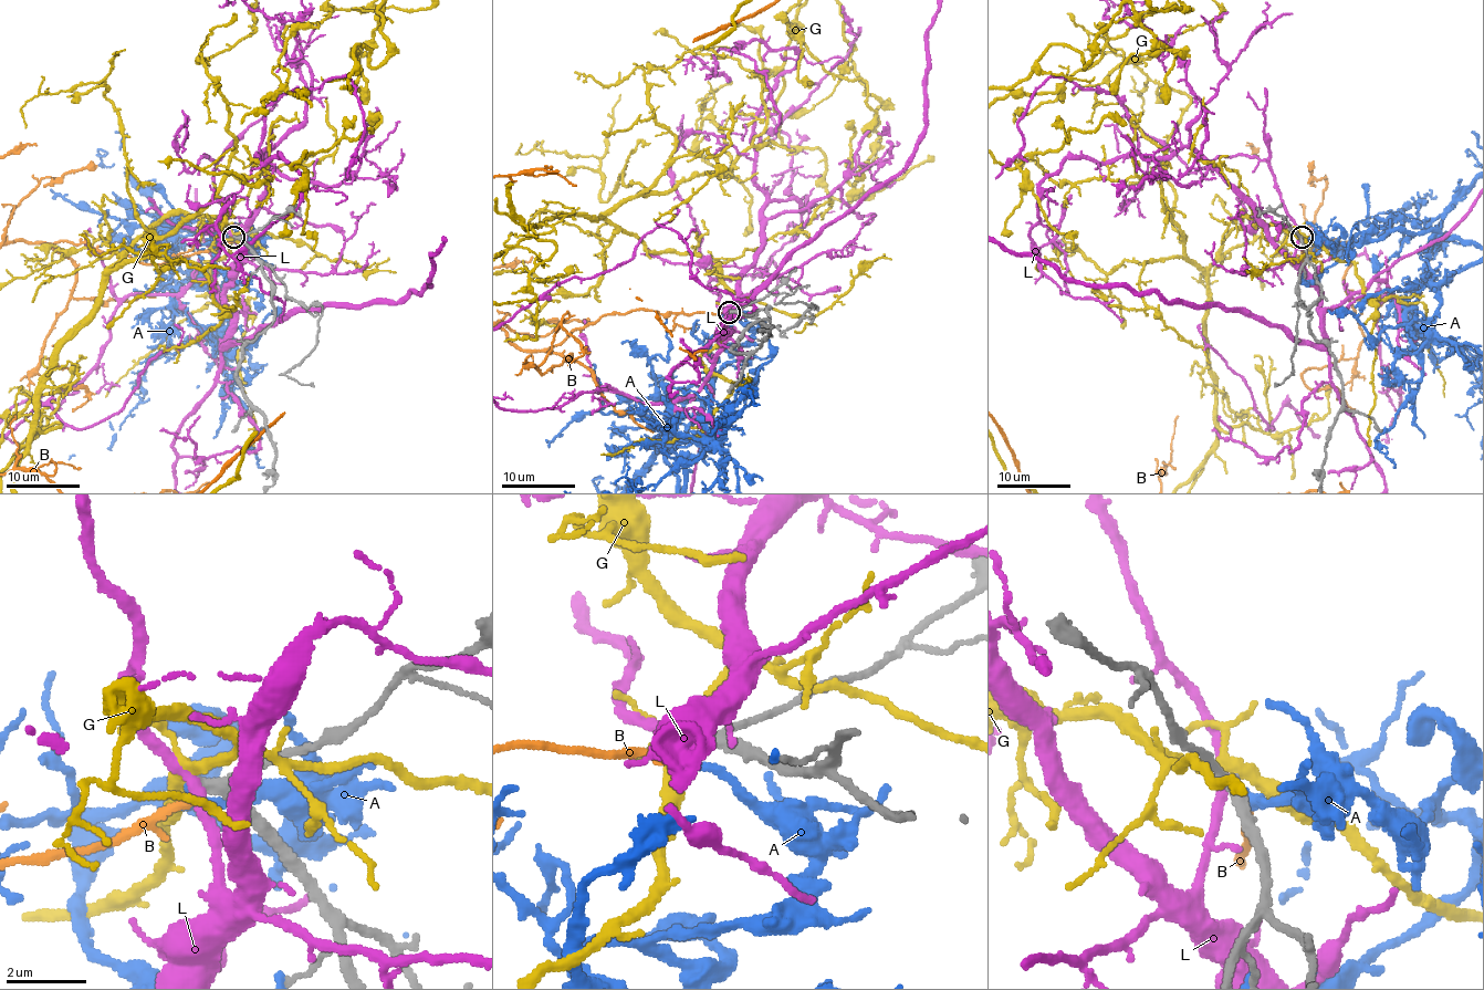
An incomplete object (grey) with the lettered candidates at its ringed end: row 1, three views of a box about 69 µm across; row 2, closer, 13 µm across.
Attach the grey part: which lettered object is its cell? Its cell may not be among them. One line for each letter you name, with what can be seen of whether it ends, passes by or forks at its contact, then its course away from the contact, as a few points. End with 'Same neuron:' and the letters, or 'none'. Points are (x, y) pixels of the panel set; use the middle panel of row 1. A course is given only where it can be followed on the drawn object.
Same neuron: none

